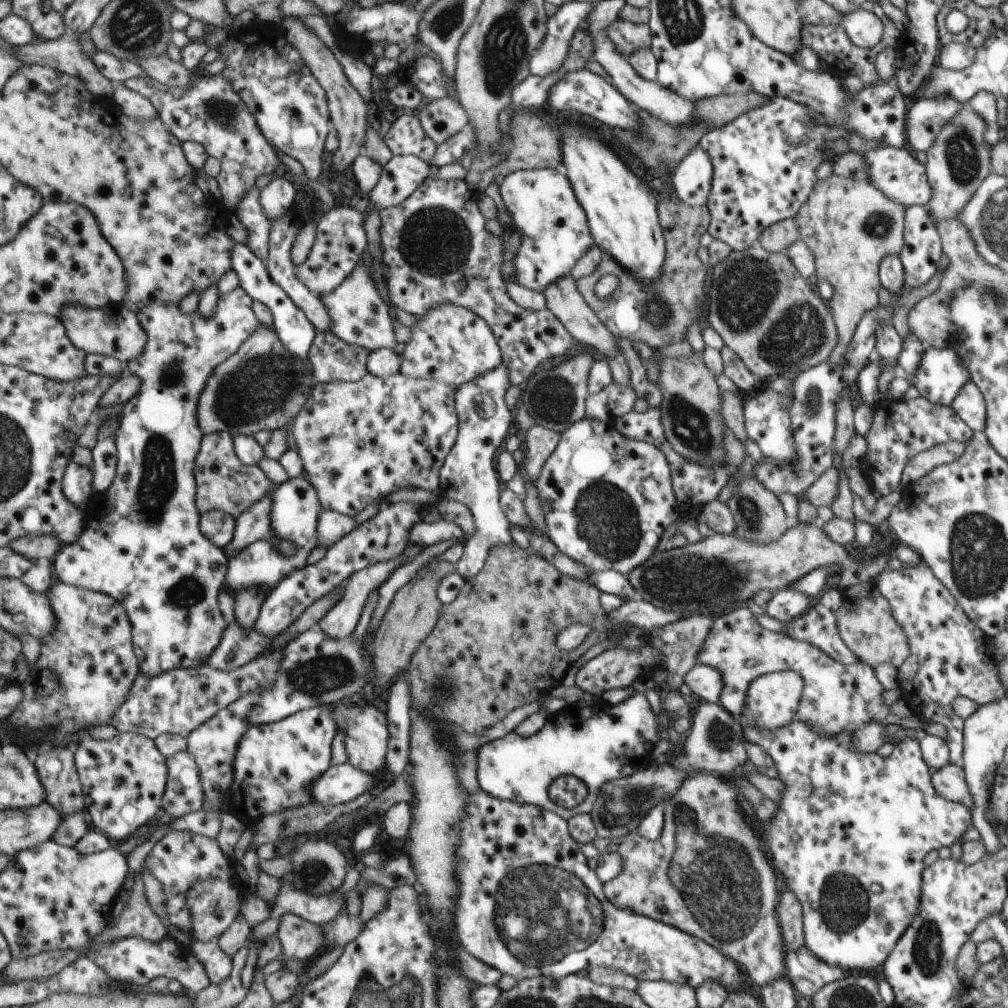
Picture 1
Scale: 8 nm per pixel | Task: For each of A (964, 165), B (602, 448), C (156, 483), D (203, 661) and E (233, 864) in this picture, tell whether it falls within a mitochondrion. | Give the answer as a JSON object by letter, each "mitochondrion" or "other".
{"A":"mitochondrion","B":"other","C":"mitochondrion","D":"other","E":"other"}

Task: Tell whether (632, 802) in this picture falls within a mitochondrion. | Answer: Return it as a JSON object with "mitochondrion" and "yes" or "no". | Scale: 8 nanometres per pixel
{"mitochondrion":"yes"}

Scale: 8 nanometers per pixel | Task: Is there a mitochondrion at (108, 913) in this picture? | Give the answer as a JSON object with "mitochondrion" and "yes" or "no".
{"mitochondrion":"no"}

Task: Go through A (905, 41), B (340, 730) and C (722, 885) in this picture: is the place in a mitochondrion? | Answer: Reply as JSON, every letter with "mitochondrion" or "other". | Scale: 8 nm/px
{"A":"other","B":"other","C":"mitochondrion"}

